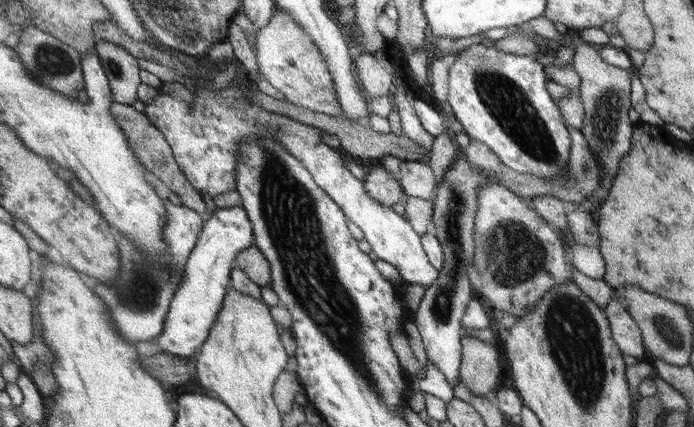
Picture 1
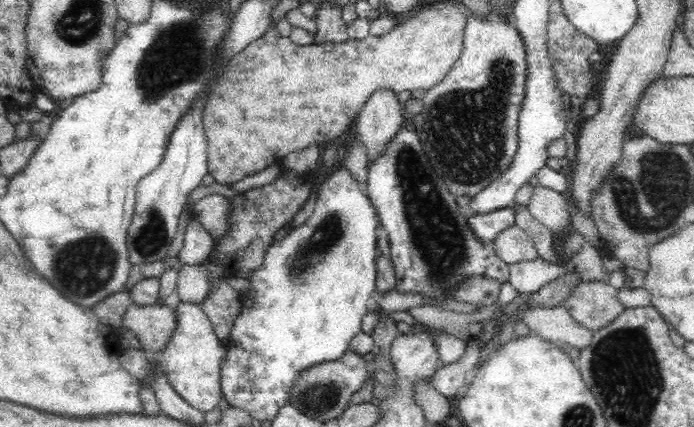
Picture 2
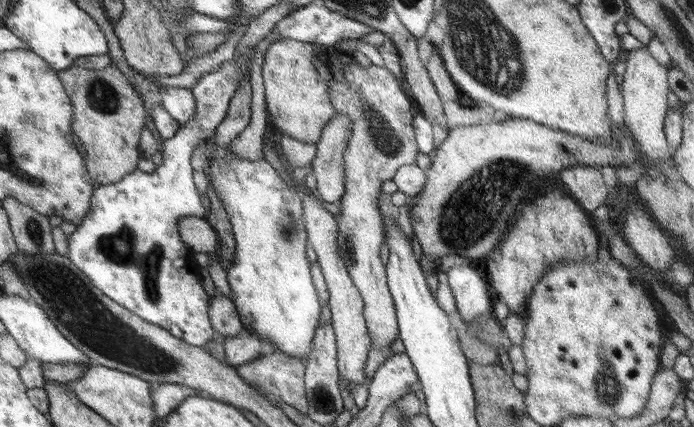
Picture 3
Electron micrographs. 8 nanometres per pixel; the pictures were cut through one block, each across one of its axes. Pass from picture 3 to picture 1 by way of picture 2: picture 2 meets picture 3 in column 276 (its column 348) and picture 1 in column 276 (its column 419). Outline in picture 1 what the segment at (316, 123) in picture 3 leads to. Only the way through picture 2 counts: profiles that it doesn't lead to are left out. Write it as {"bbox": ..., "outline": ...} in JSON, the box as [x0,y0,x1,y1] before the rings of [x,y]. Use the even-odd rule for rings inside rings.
{"bbox":[254,10,344,116],"outline":[[[283,10],[276,11],[269,18],[267,26],[257,30],[254,54],[258,72],[275,90],[283,94],[283,100],[326,115],[344,116],[323,54],[303,28],[291,18],[291,14]]]}

